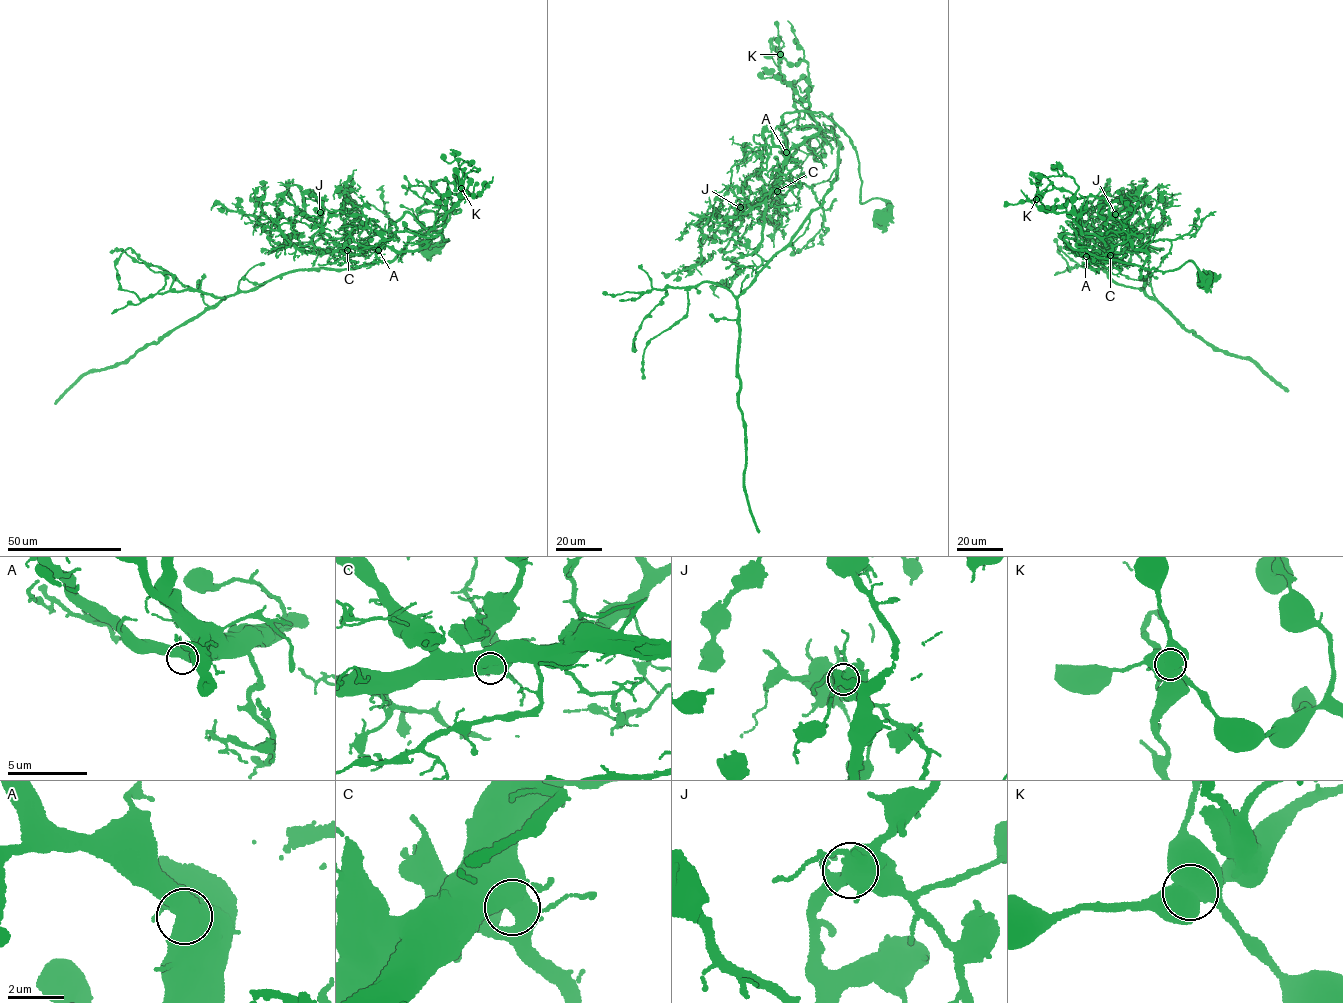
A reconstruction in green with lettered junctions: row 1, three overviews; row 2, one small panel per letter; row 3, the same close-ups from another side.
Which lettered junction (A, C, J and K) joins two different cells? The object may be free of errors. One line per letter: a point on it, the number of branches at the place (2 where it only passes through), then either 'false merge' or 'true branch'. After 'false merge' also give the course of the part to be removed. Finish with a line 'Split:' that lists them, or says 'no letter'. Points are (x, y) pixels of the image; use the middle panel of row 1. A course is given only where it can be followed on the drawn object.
A: place (786, 152); branches 3; true branch
C: place (777, 191); branches 3; true branch
J: place (740, 207); branches 3; true branch
K: place (780, 54); branches 3; false merge; course (780, 54), (798, 124), (839, 145), (837, 178), (820, 205), (737, 299), (743, 485), (759, 533)
Split: K

